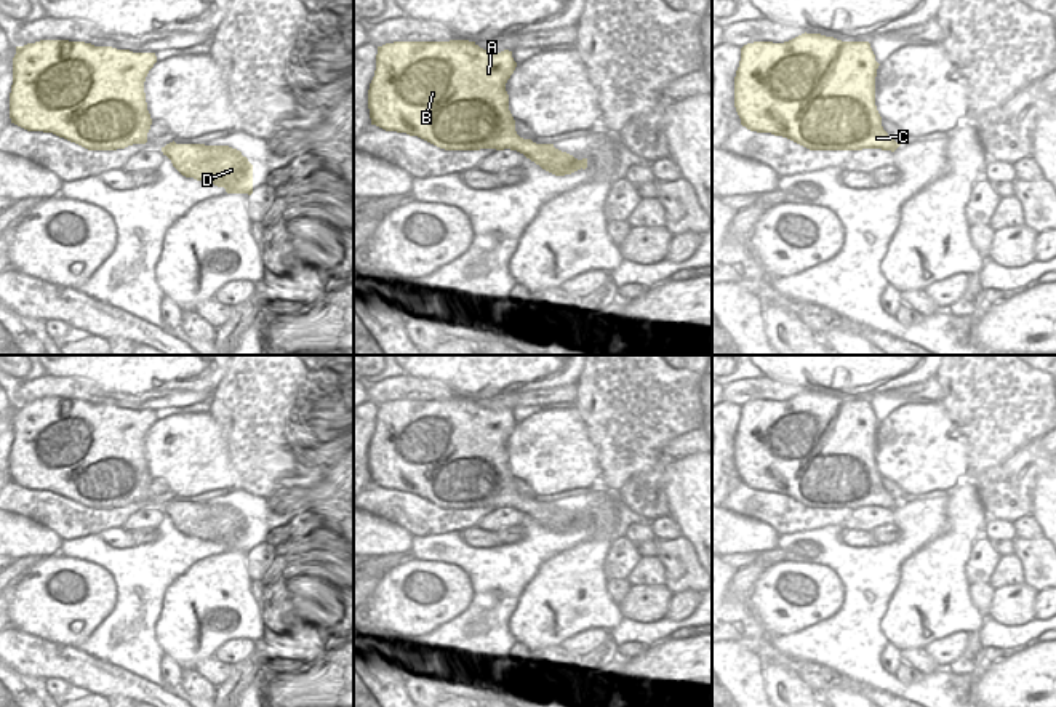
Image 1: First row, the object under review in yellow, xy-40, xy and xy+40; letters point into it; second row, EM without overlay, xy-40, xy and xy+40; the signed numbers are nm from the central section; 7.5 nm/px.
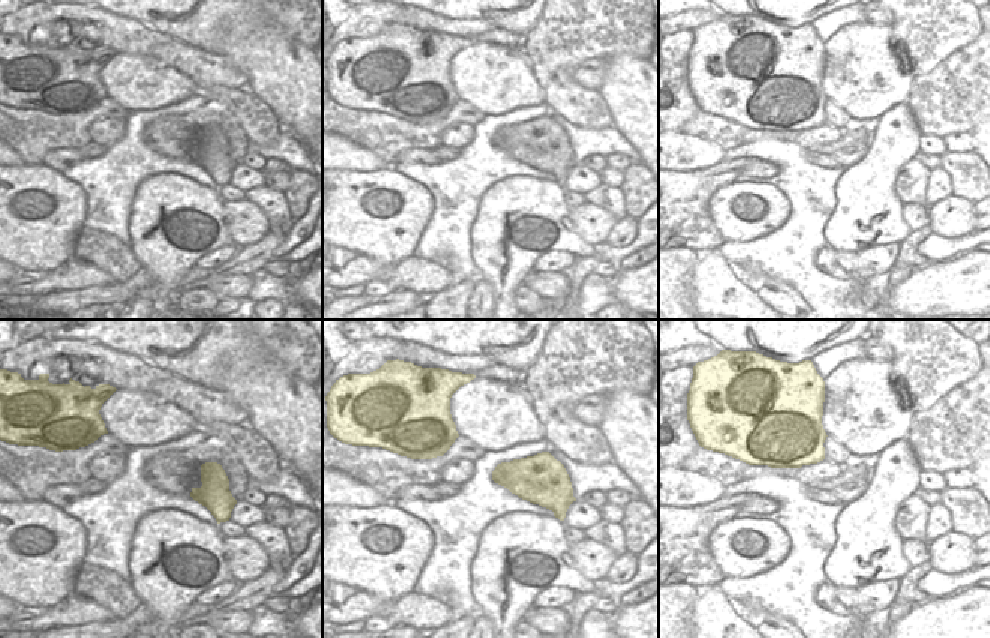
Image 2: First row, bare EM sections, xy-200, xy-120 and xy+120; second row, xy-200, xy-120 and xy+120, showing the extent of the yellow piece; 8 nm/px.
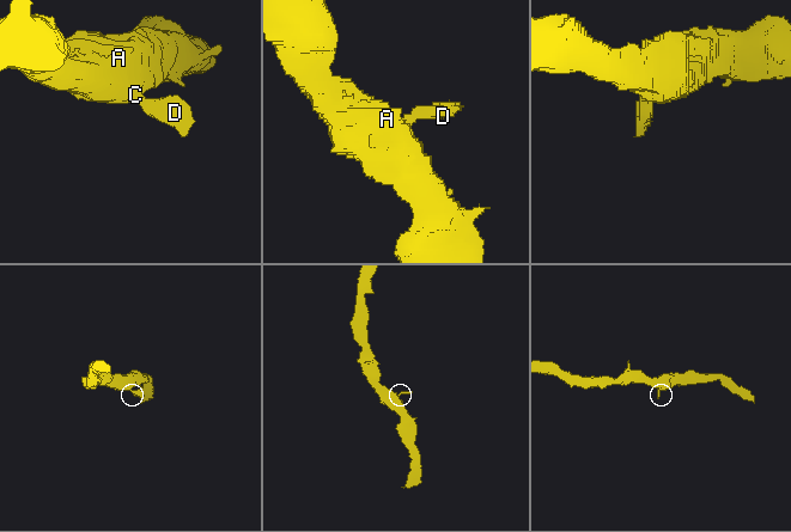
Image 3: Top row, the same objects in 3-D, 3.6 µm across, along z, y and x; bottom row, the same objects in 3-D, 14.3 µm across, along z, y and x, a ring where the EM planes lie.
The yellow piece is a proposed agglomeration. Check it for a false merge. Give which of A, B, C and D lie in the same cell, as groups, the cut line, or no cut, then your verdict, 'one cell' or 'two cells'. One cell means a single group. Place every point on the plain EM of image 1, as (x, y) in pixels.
groups A B C D; cut none; one cell

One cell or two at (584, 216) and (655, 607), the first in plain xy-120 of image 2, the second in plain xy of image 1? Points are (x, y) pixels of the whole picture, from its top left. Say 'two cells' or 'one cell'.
one cell

